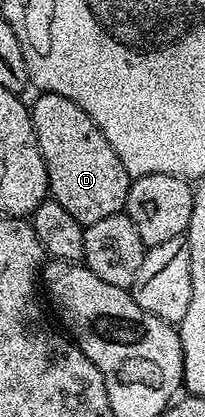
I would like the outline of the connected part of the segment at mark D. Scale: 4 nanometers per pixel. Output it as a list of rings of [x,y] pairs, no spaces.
[[[41,92],[36,102],[31,102],[32,130],[36,132],[36,142],[42,151],[42,159],[48,172],[48,192],[51,200],[62,203],[62,208],[82,226],[98,223],[98,219],[106,219],[106,215],[125,212],[128,204],[128,186],[130,178],[126,167],[122,167],[122,159],[110,147],[106,135],[98,131],[94,119],[78,107],[78,103],[70,103],[57,93]]]

